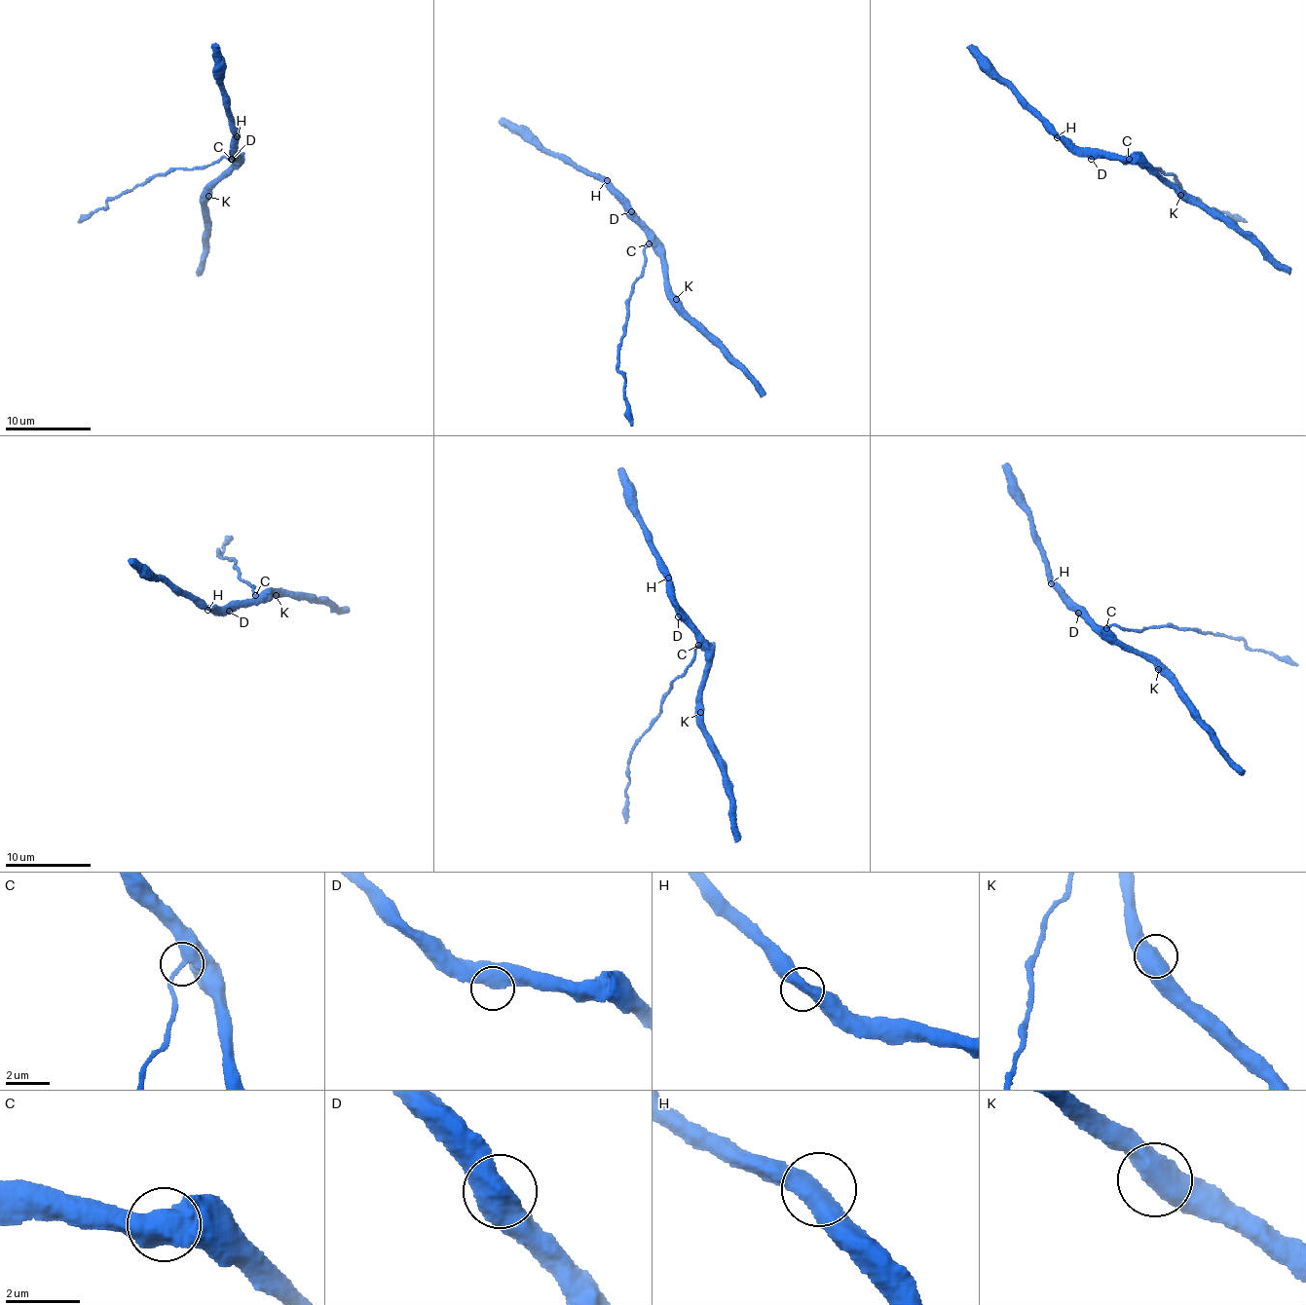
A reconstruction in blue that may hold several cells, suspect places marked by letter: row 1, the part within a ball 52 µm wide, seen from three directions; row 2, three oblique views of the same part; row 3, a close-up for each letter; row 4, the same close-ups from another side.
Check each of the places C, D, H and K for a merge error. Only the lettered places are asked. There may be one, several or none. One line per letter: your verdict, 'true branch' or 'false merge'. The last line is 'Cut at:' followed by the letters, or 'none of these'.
C: false merge
D: true branch
H: true branch
K: true branch
Cut at: C

